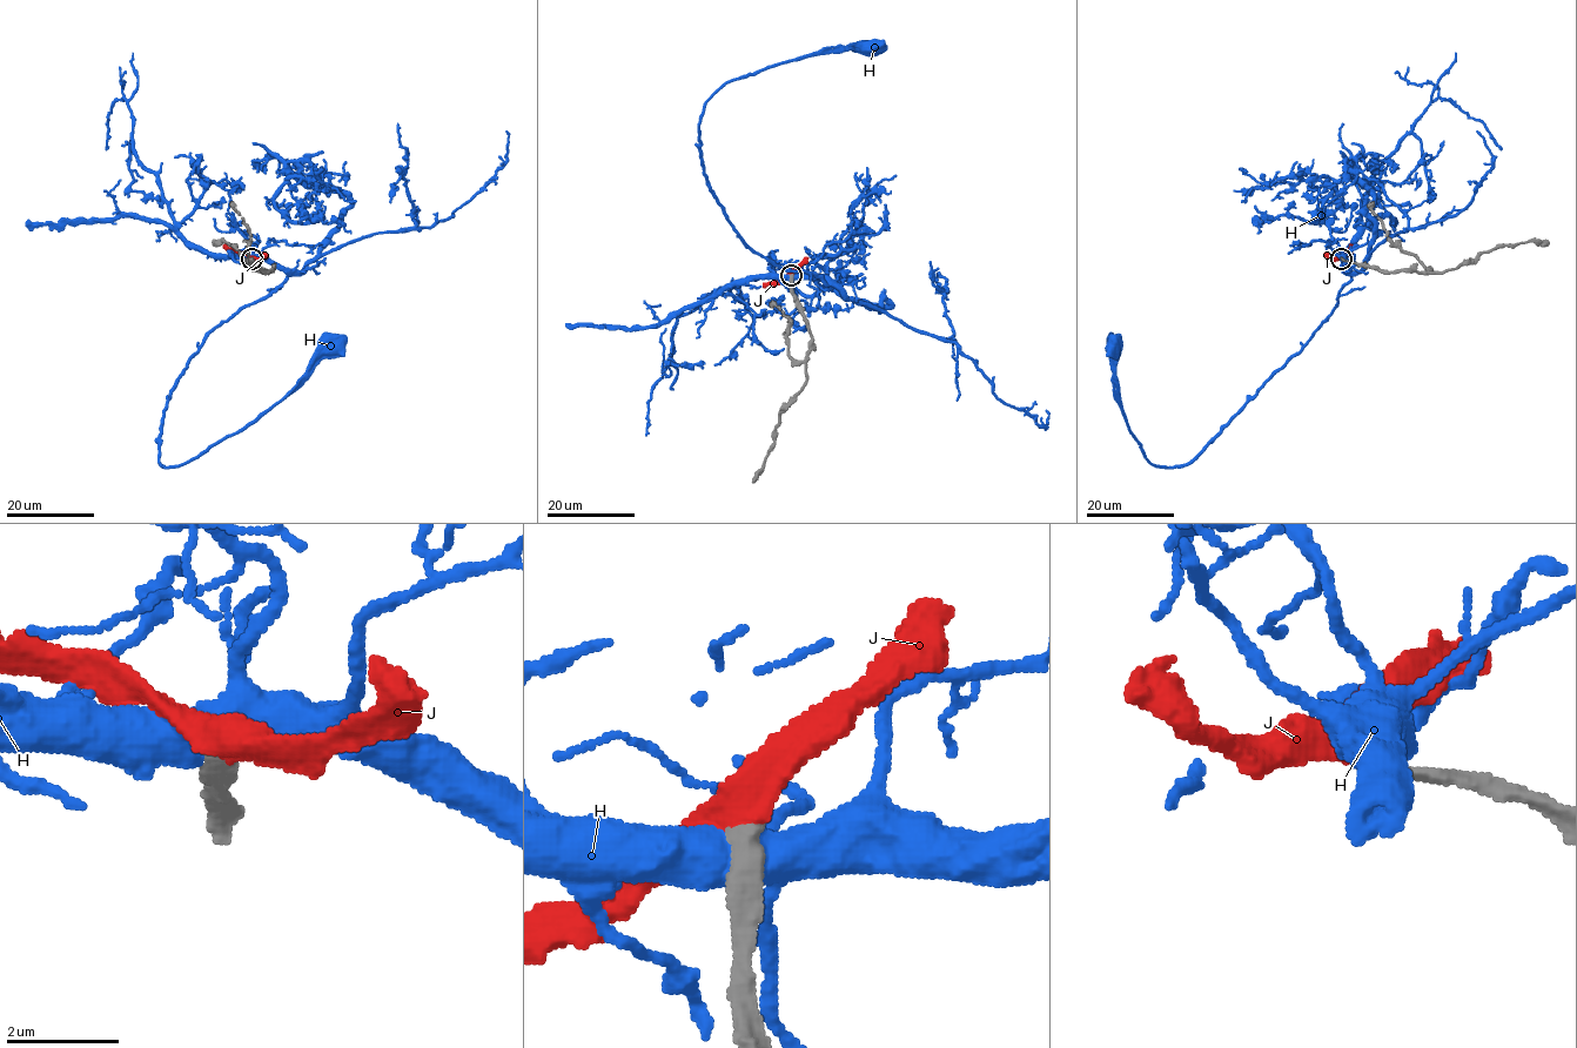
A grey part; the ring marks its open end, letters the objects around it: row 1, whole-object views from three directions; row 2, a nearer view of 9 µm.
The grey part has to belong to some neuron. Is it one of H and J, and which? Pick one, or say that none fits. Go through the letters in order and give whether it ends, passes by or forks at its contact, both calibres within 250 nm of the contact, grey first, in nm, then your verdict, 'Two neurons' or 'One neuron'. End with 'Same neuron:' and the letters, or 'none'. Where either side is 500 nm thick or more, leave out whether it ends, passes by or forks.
H: Thickness 460 nm (grey) against 550 nm. Two neurons
J: Thickness 440 nm (grey) against 500 nm. One neuron
Same neuron: J

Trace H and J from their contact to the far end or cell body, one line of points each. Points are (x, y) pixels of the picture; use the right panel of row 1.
H: (1343, 260), (1350, 279), (1336, 306), (1189, 462), (1170, 468), (1146, 458), (1121, 409), (1113, 348)
J: (1341, 259), (1353, 244)

